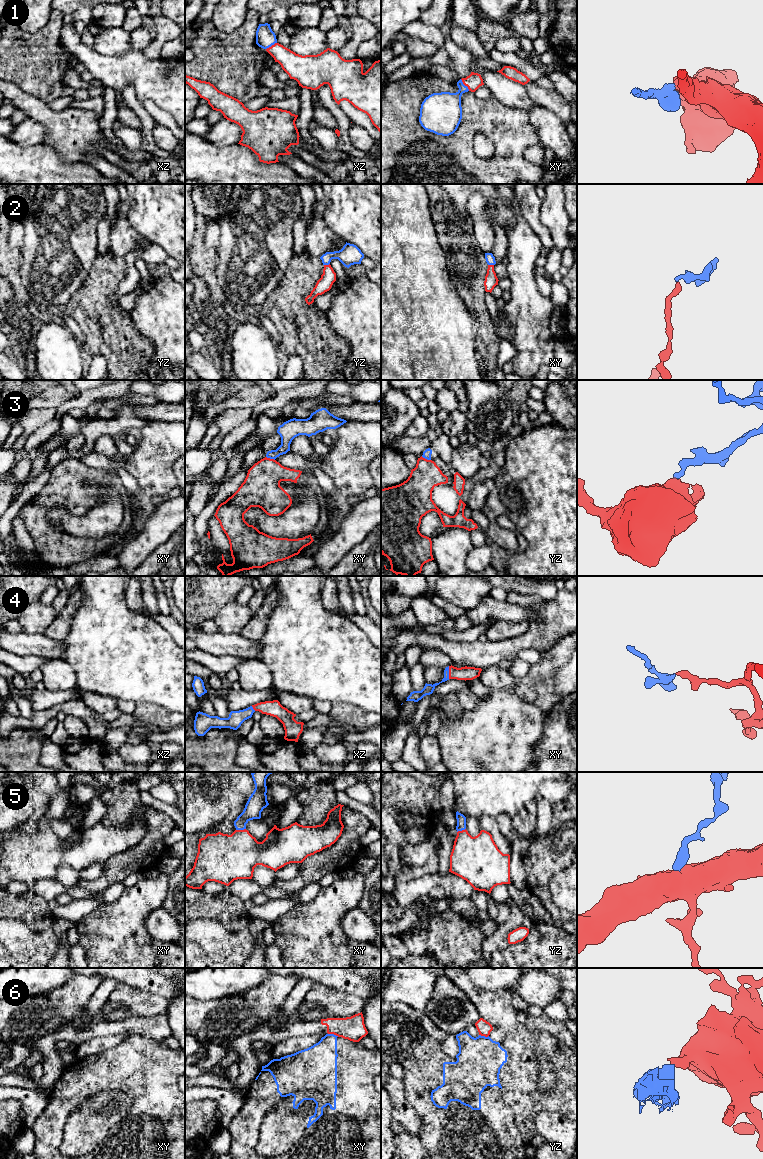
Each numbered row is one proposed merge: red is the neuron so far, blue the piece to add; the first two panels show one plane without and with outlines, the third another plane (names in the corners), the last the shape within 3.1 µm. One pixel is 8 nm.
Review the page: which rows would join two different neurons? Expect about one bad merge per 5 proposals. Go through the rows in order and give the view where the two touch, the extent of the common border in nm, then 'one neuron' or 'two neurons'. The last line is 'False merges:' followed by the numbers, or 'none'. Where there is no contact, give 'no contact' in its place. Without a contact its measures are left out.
1: xy | 120 nm | one neuron
2: yz | 50 nm | one neuron
3: yz | 90 nm | two neurons
4: xy | 100 nm | one neuron
5: xy | 80 nm | one neuron
6: xy | 90 nm | two neurons
False merges: 3, 6

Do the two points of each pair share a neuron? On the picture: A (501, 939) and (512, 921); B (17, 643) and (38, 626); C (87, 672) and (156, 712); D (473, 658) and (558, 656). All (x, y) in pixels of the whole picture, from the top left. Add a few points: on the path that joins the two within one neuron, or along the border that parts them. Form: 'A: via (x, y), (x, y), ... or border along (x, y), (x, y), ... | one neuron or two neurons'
A: via (501, 935), (509, 925) | one neuron
B: border along (22, 631), (44, 634) | two neurons
C: border along (136, 702), (155, 703), (162, 707) | two neurons
D: border along (563, 638), (560, 638), (544, 652) | two neurons

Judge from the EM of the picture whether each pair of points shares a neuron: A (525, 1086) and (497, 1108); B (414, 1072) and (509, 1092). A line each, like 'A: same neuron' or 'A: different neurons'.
A: different neurons
B: different neurons

